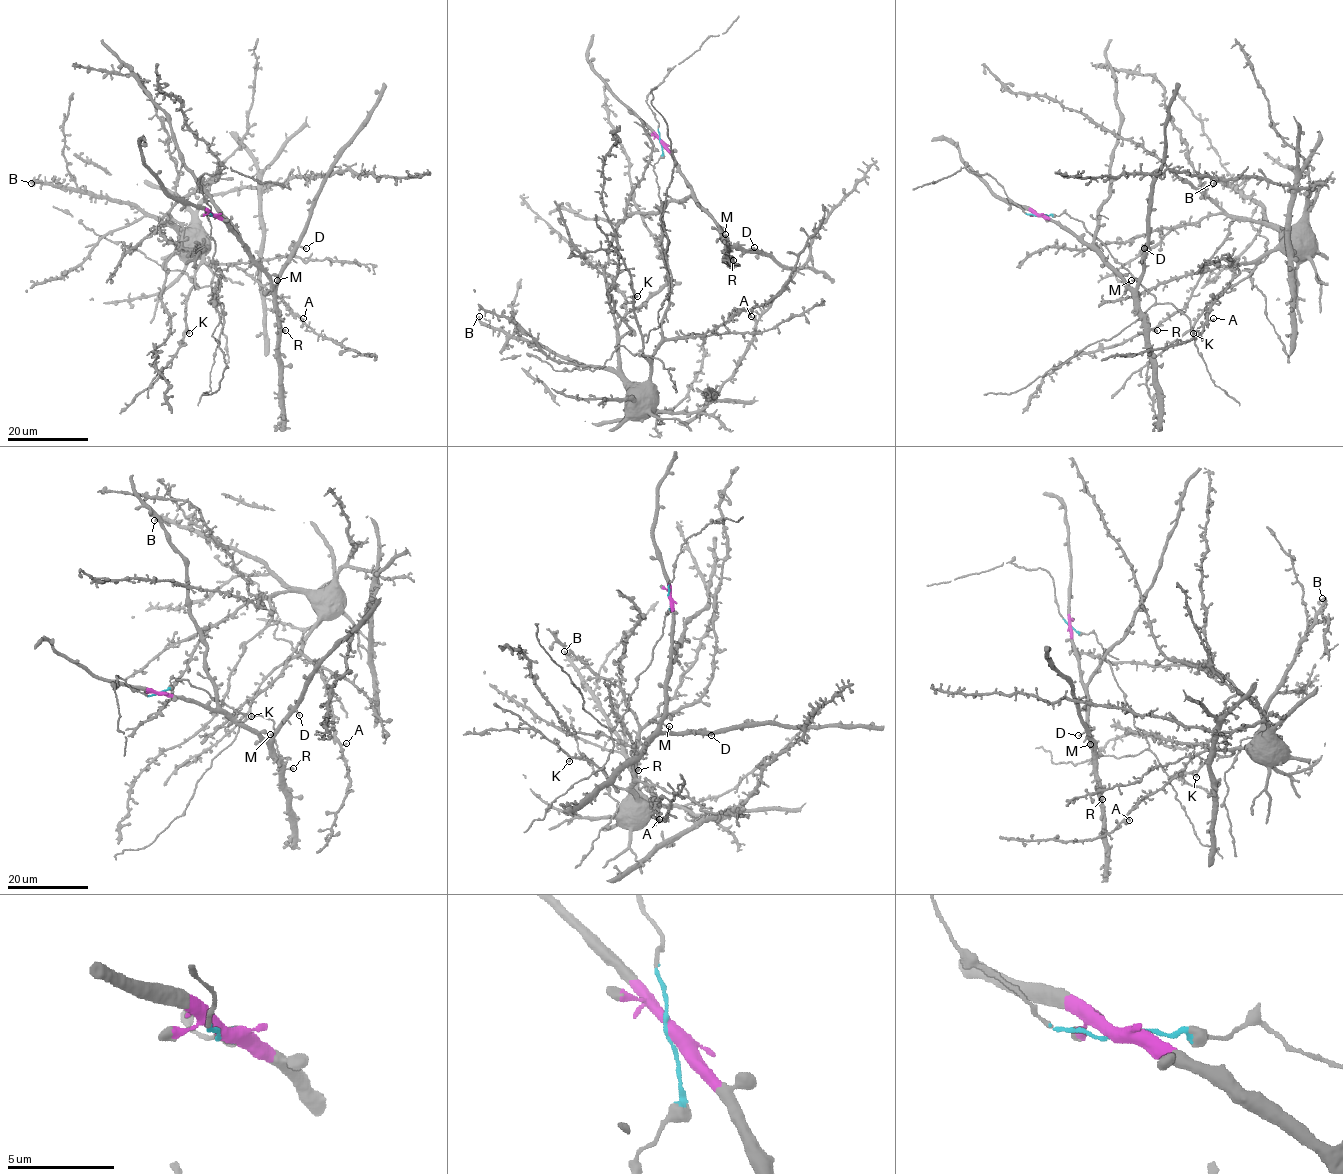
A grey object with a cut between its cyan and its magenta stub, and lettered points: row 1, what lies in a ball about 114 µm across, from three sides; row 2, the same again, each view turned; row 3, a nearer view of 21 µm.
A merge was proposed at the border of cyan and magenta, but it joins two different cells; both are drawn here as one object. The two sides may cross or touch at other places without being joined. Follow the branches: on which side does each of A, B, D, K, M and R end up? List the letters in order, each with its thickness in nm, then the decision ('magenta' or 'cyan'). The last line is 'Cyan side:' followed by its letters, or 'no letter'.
A: 220 nm thick; cyan
B: 240 nm thick; cyan
D: 190 nm thick; magenta
K: 280 nm thick; cyan
M: 220 nm thick; magenta
R: 500 nm thick; magenta
Cyan side: A, B, K

